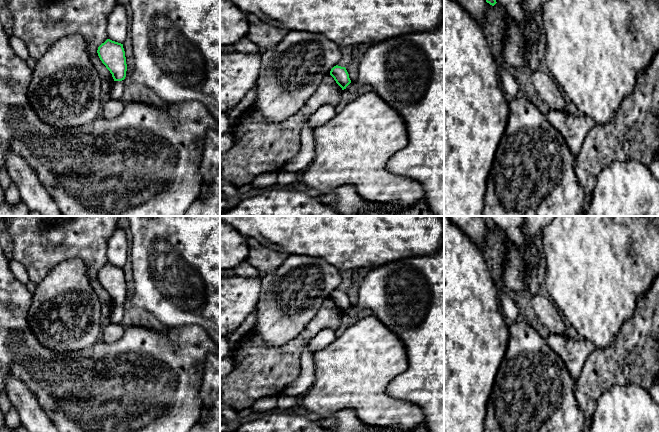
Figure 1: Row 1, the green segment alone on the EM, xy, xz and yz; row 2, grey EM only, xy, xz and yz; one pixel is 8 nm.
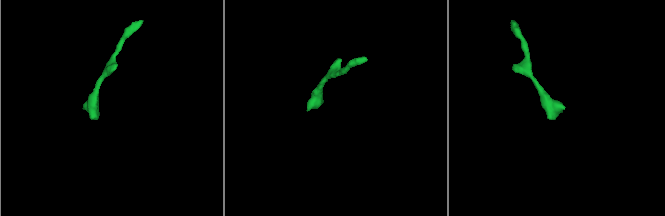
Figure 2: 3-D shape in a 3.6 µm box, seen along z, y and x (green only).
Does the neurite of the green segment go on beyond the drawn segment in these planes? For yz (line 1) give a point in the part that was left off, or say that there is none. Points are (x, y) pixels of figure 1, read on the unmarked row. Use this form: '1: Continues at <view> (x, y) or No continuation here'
1: No continuation here

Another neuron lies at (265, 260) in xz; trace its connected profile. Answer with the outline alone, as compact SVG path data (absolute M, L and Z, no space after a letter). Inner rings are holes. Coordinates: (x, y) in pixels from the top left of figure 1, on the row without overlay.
M247 238L249 247L248 264L256 268L262 275L270 274L280 267L288 254L262 246L254 238Z

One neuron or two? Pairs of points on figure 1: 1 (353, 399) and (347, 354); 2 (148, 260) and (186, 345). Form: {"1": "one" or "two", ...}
{"1": "one", "2": "two"}

